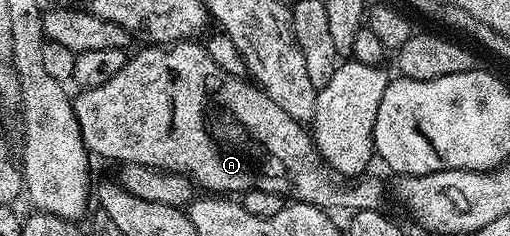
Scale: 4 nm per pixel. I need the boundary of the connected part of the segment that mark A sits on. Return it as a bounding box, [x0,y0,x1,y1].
[74,41,389,213]

